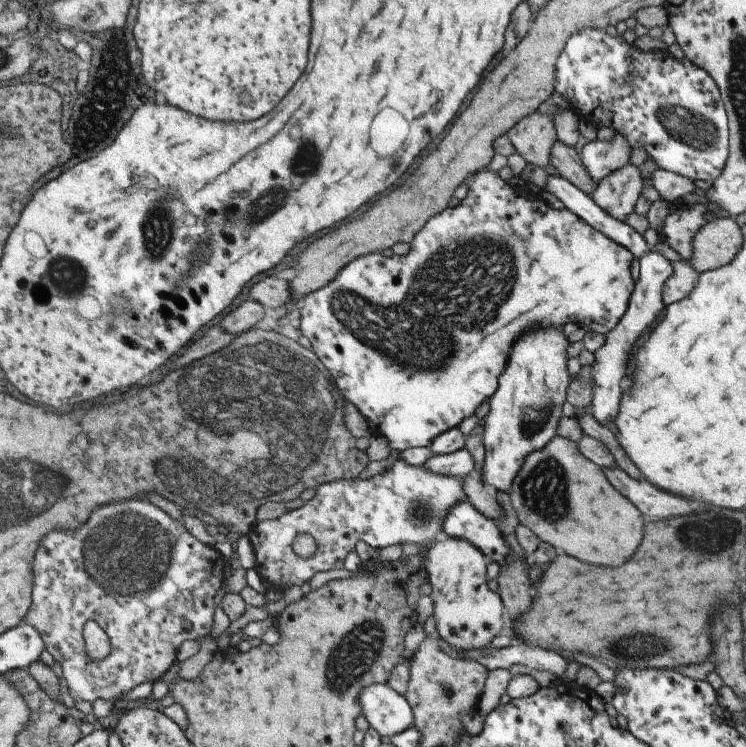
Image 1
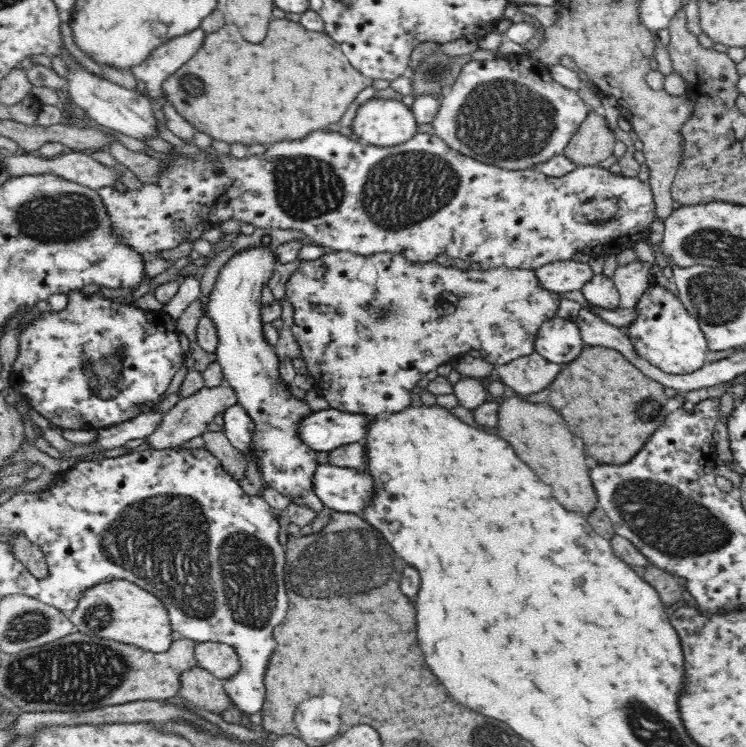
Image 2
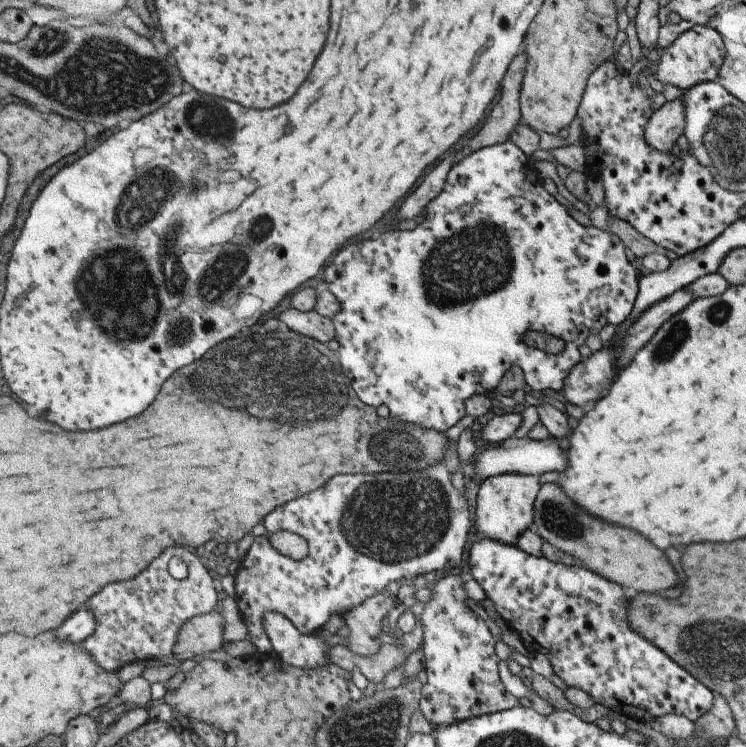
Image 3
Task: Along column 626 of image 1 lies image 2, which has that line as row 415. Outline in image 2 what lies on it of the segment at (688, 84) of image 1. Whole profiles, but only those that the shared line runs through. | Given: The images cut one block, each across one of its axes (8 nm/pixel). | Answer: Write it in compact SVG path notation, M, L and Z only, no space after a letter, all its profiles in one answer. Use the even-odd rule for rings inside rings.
M76 288L68 292L68 305L60 312L44 312L40 313L40 317L35 319L32 324L27 325L22 330L20 337L18 358L14 362L9 377L9 386L14 388L20 394L23 400L29 402L34 410L38 411L44 418L48 419L50 424L58 426L63 430L86 430L96 431L108 428L111 425L120 424L136 416L140 416L143 412L148 411L151 405L160 402L160 396L168 390L172 378L176 376L176 371L183 365L183 351L180 347L179 330L176 322L164 310L158 312L144 312L138 308L132 307L132 304L125 302L124 304L116 299L116 302L110 298L102 298L99 292L91 296L85 296L82 293L83 288Z

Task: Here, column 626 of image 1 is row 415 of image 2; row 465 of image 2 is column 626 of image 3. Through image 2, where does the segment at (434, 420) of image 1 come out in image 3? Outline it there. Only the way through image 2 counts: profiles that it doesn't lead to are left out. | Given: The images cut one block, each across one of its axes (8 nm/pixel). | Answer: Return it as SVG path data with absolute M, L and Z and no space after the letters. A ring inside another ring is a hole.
M510 139L502 144L487 146L472 152L460 164L454 164L444 184L444 190L427 206L427 216L422 224L414 230L390 230L380 234L378 238L362 240L358 244L350 244L348 248L338 251L332 257L332 264L324 268L324 276L329 291L340 302L340 312L334 314L332 322L336 328L335 340L340 344L336 351L344 374L350 381L357 397L374 408L385 404L390 410L392 421L401 421L421 428L430 428L436 432L446 432L467 414L465 400L474 394L491 397L502 376L512 368L520 366L525 374L525 382L533 390L550 390L558 393L570 370L582 359L580 346L585 344L588 336L596 336L607 324L619 326L632 312L639 290L639 277L626 257L626 247L616 234L610 230L582 226L577 222L560 202L543 187L543 180L536 177L533 171L533 159L525 155ZM524 332L541 332L552 335L564 342L559 354L546 353L534 346L527 346L522 340Z

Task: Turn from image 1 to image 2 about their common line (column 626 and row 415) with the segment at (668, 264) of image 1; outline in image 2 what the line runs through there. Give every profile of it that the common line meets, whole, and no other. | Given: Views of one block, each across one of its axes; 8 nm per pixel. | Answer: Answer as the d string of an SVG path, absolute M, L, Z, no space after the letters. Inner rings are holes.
M338 409L312 411L299 420L300 440L312 450L330 452L335 448L363 442L369 424L378 416L342 412Z

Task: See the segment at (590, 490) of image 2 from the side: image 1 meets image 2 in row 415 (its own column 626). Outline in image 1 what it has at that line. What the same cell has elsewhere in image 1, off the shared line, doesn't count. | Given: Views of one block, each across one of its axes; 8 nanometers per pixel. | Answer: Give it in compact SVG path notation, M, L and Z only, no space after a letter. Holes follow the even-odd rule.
M556 435L542 450L526 456L508 493L520 525L578 560L620 566L636 552L643 538L647 520L642 512L606 480L601 467L588 460L576 442L562 436Z

